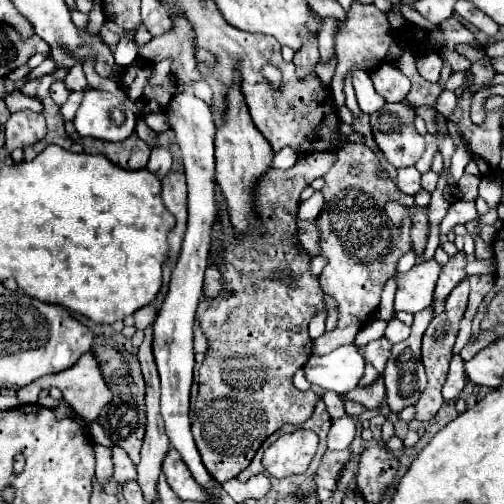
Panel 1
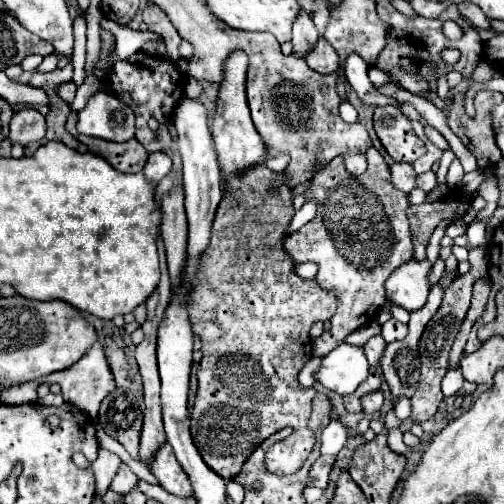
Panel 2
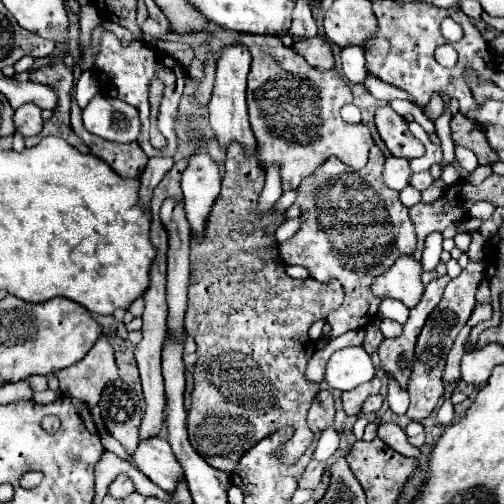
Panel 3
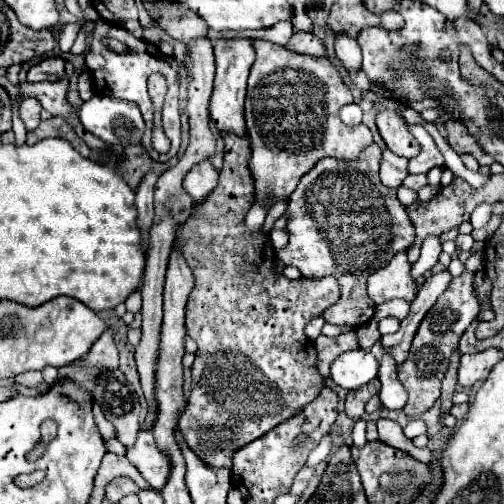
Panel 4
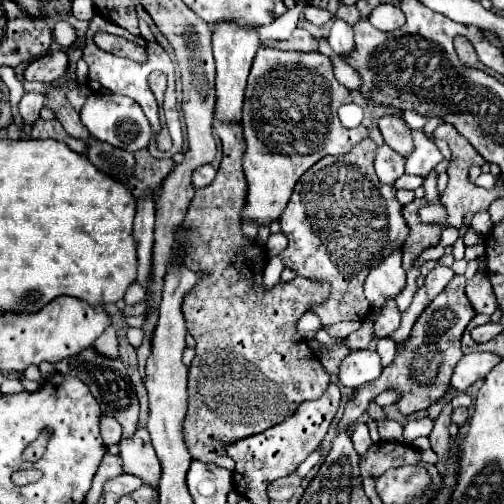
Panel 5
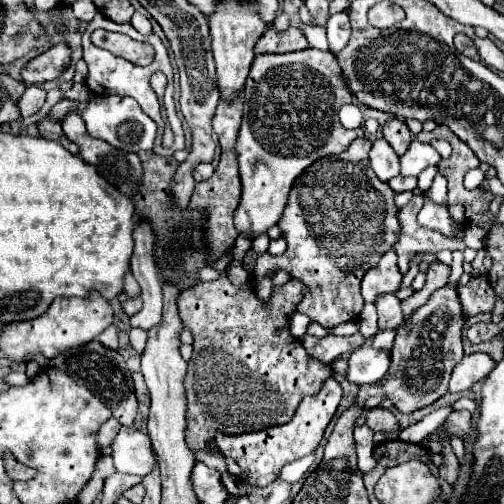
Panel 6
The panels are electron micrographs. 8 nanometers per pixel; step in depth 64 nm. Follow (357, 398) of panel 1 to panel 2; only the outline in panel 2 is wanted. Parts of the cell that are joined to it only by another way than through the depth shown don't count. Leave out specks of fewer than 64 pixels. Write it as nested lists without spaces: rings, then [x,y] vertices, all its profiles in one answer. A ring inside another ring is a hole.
[[[378,390],[378,392],[372,392],[372,394],[364,396],[364,398],[362,398],[362,408],[364,408],[364,412],[368,412],[368,414],[378,412],[378,410],[382,408],[382,392]]]

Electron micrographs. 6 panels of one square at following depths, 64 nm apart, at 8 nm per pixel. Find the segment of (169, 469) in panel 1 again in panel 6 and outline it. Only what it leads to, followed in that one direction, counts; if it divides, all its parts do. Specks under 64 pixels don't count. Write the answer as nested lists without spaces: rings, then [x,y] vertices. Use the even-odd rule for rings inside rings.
[[[120,428],[112,442],[112,460],[116,472],[146,476],[154,468],[154,454],[148,434],[136,428]]]

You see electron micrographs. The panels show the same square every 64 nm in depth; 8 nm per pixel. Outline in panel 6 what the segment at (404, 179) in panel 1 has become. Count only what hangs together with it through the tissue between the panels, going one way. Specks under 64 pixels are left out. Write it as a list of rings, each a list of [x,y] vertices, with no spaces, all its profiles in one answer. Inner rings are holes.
[[[378,138],[372,142],[370,148],[370,166],[376,172],[376,176],[382,182],[388,182],[390,178],[400,174],[400,162],[398,162],[398,154],[390,148],[390,144],[384,138]]]

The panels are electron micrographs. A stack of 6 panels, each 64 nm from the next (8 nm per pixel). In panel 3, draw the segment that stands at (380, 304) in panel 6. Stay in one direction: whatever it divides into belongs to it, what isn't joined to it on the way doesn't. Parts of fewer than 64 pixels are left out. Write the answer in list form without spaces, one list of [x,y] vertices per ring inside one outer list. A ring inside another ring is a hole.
[[[382,320],[380,322],[380,330],[386,338],[394,338],[394,336],[400,336],[402,334],[402,324],[394,322],[394,320]]]

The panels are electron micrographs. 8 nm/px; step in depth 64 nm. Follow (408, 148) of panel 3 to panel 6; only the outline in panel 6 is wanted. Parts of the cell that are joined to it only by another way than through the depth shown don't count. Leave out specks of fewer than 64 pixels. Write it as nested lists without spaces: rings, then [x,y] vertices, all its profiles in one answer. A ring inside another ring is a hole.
[[[398,118],[388,120],[388,122],[382,126],[382,132],[384,132],[386,142],[394,148],[394,152],[396,152],[398,156],[402,156],[402,154],[408,150],[410,142],[412,142],[412,134],[410,134],[408,126],[406,126],[402,120],[398,120]]]

